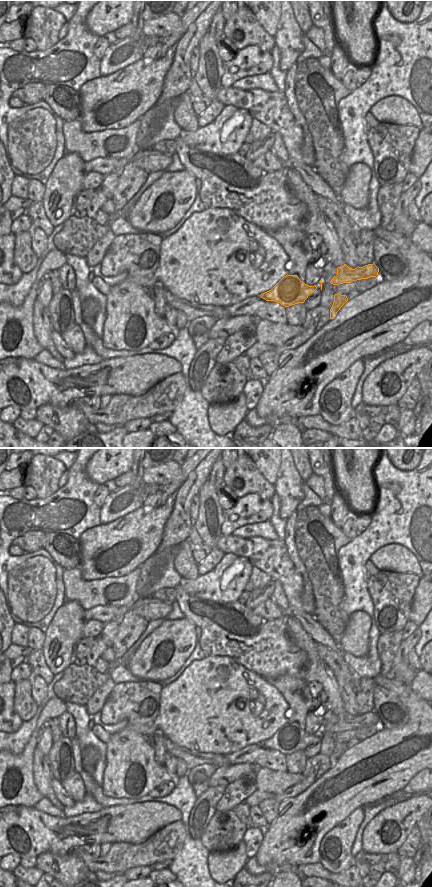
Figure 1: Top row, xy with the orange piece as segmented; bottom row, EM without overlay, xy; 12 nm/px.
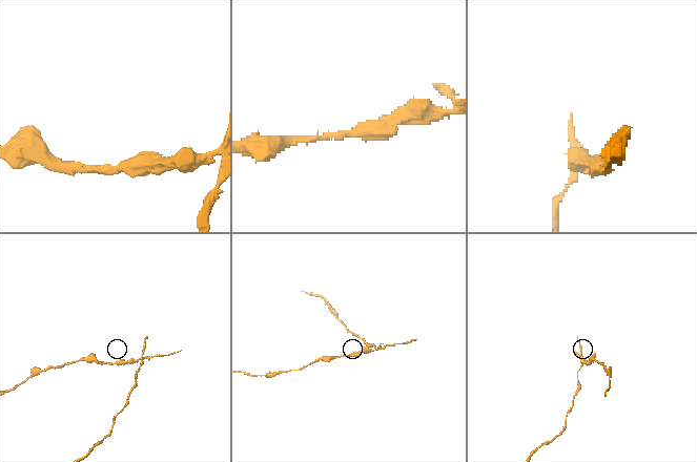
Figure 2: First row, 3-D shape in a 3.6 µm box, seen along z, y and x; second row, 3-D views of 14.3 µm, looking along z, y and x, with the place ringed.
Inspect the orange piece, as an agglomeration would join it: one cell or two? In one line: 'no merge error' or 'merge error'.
merge error

